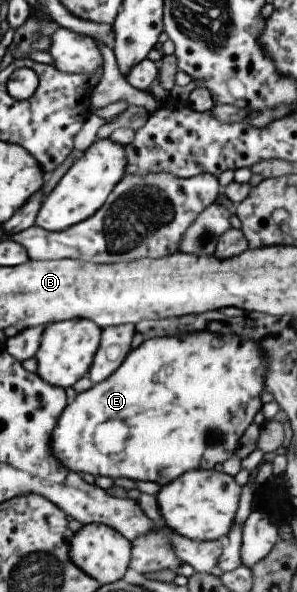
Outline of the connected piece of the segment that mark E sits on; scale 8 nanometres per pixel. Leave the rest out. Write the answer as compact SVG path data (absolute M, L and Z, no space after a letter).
M185 332L178 338L168 338L162 336L160 338L145 339L138 348L132 349L124 362L111 374L106 380L93 384L90 389L76 395L75 400L66 406L64 412L60 414L60 420L56 424L56 428L52 430L50 436L50 450L52 454L60 460L60 464L72 472L79 474L92 474L92 476L104 476L116 479L127 478L133 481L144 480L156 482L159 486L170 484L172 480L176 480L178 476L182 476L184 472L196 469L213 469L218 462L225 462L235 454L235 450L239 444L240 438L247 428L252 426L254 416L262 410L263 403L261 401L262 392L265 390L264 376L268 372L268 364L264 360L264 354L260 354L256 342L250 340L242 340L242 338L226 338L226 336L216 336L210 332L196 332L190 334Z

